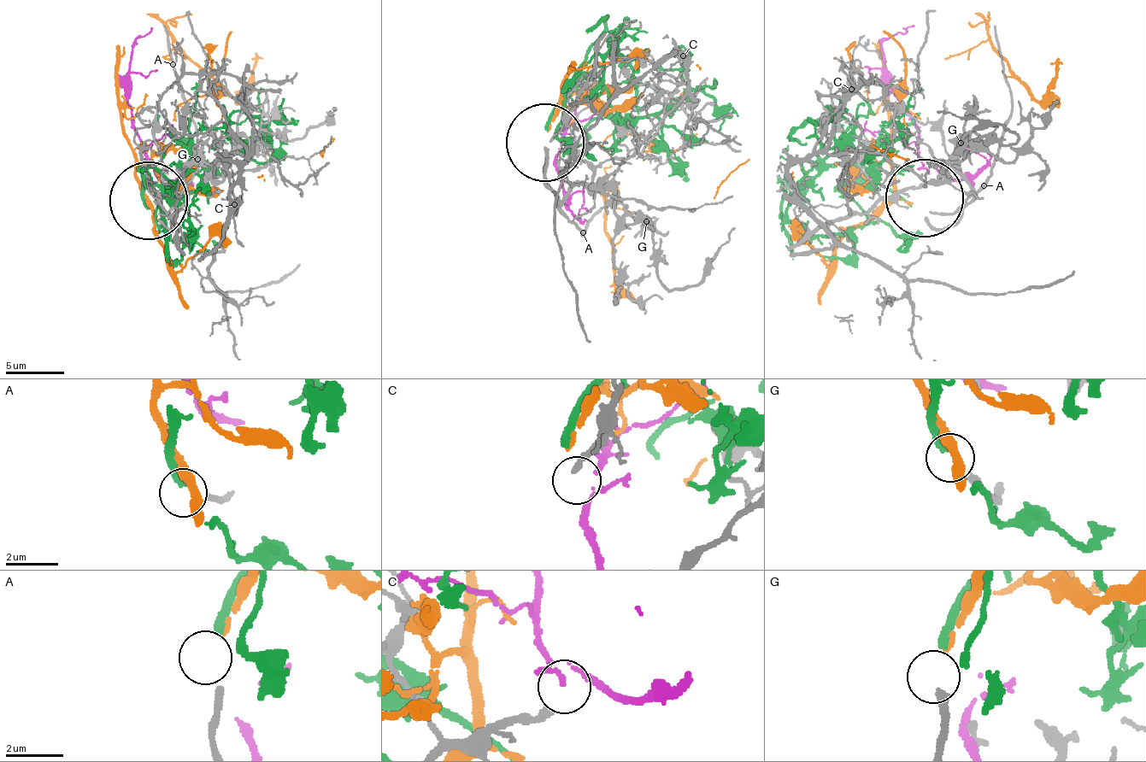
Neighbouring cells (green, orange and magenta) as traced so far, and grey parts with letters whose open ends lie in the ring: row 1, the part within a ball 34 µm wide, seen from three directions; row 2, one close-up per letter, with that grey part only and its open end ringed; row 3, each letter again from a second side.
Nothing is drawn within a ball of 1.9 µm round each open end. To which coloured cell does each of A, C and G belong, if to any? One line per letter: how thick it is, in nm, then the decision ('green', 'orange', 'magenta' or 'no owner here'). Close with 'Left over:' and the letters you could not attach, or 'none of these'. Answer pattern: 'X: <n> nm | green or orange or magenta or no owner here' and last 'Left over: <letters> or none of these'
A: 240 nm | orange
C: 220 nm | magenta
G: 280 nm | green
Left over: none of these

